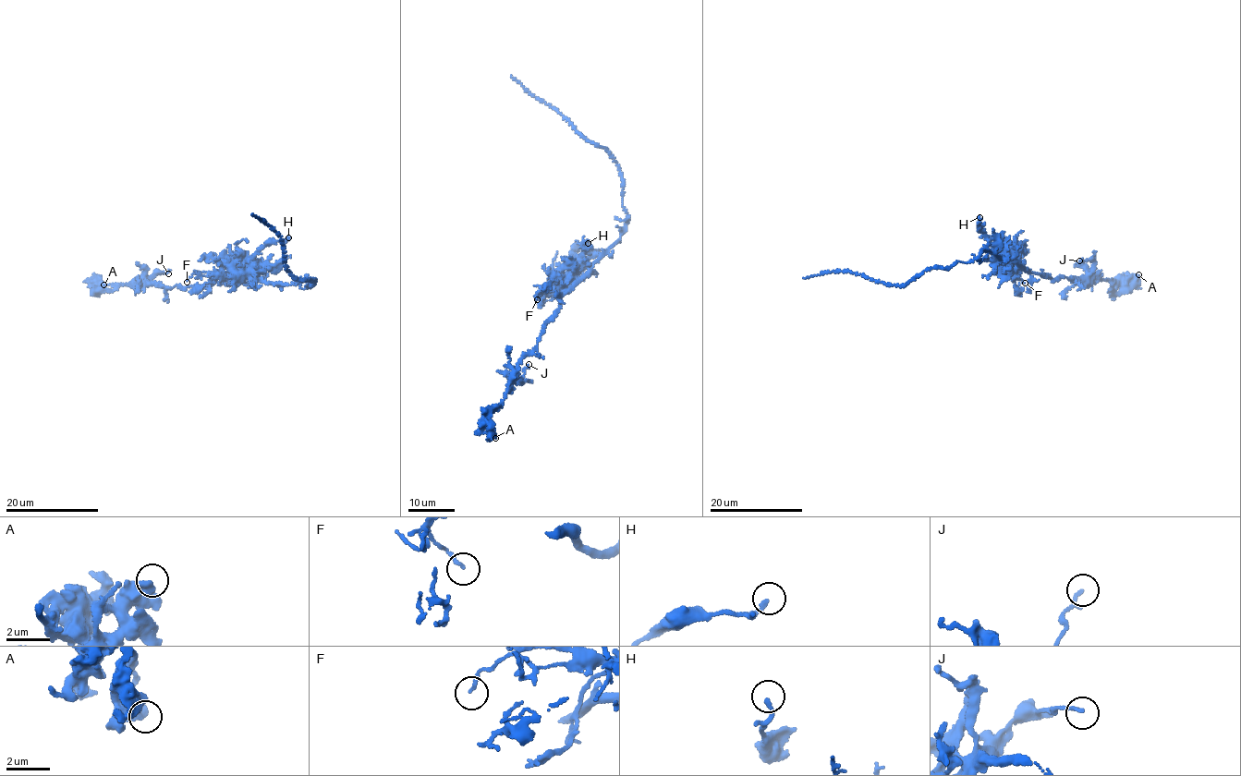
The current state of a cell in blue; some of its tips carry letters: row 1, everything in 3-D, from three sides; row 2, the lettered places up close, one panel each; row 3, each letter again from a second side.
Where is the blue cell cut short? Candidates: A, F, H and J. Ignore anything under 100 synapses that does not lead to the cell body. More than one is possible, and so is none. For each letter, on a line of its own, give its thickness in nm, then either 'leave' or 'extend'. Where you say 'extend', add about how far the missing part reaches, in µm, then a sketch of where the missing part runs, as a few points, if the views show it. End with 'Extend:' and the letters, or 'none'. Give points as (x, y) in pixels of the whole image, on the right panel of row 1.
A: 400 nm | leave
F: 160 nm | leave
H: 190 nm | leave
J: 150 nm | leave
Extend: none

